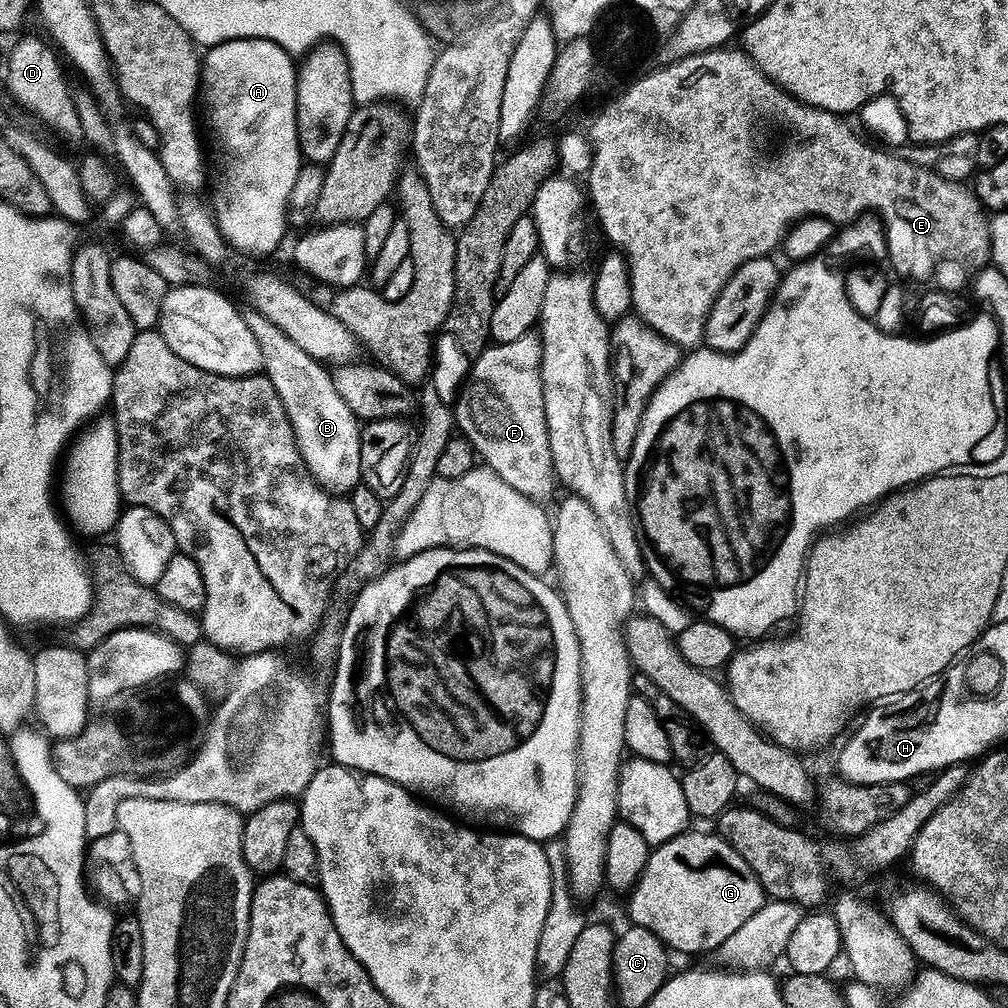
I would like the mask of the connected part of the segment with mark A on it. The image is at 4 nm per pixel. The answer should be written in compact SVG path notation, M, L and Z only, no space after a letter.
M249 38L247 40L227 40L226 42L222 42L221 44L211 45L203 53L202 56L202 67L200 70L200 91L198 93L199 99L204 100L204 112L202 108L202 116L208 119L208 128L212 131L212 144L216 147L216 181L212 184L212 200L210 199L210 209L212 215L215 217L215 223L217 227L220 229L221 235L224 236L225 240L227 240L228 244L231 245L233 249L236 248L240 252L253 252L256 256L264 256L267 252L272 252L276 247L279 246L280 243L284 240L284 227L289 227L290 221L288 219L288 199L290 198L290 190L294 190L294 182L298 178L298 174L300 173L300 169L302 167L302 153L300 151L300 139L298 138L298 134L296 133L296 73L298 71L297 65L292 64L293 57L289 52L285 50L280 44L275 44L273 40L258 40L255 38Z

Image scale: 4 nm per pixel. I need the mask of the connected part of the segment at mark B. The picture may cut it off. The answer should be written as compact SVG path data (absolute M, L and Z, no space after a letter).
M249 311L246 316L250 332L262 351L263 375L274 386L282 399L295 432L300 456L315 480L333 495L345 495L361 483L361 434L360 421L350 410L349 404L338 394L331 371L321 362L306 354L296 342L286 337L260 312Z

